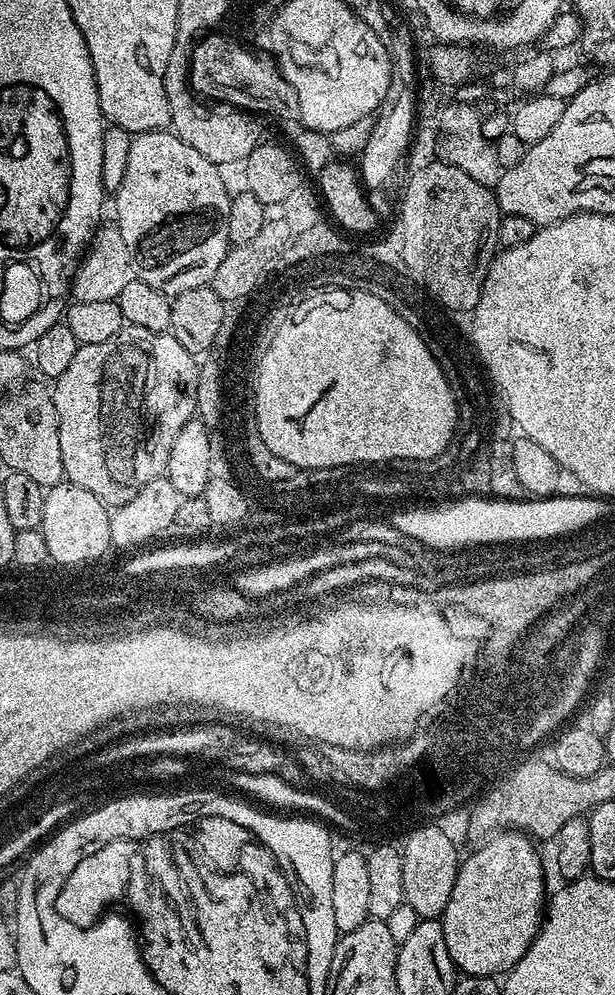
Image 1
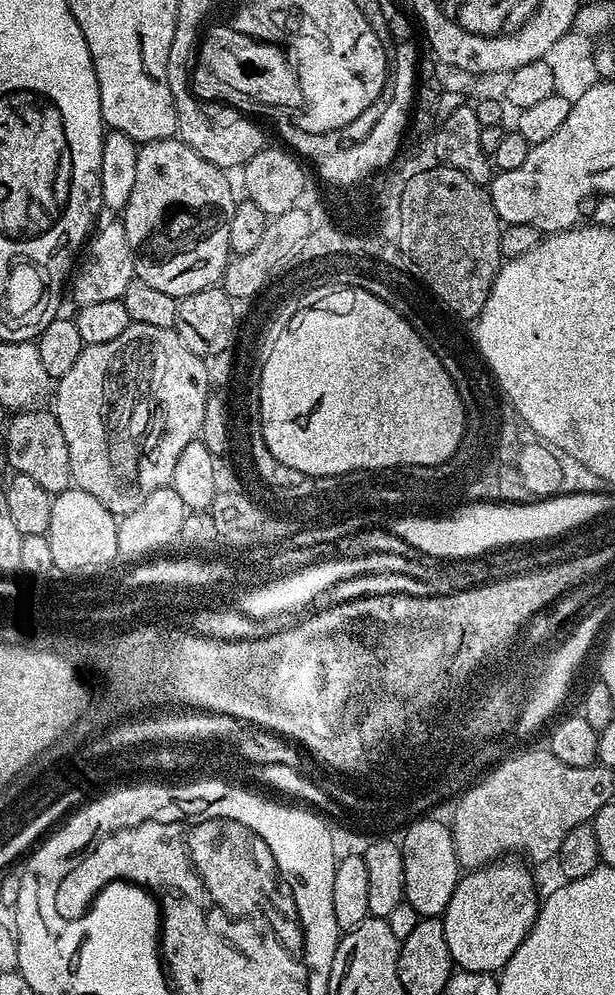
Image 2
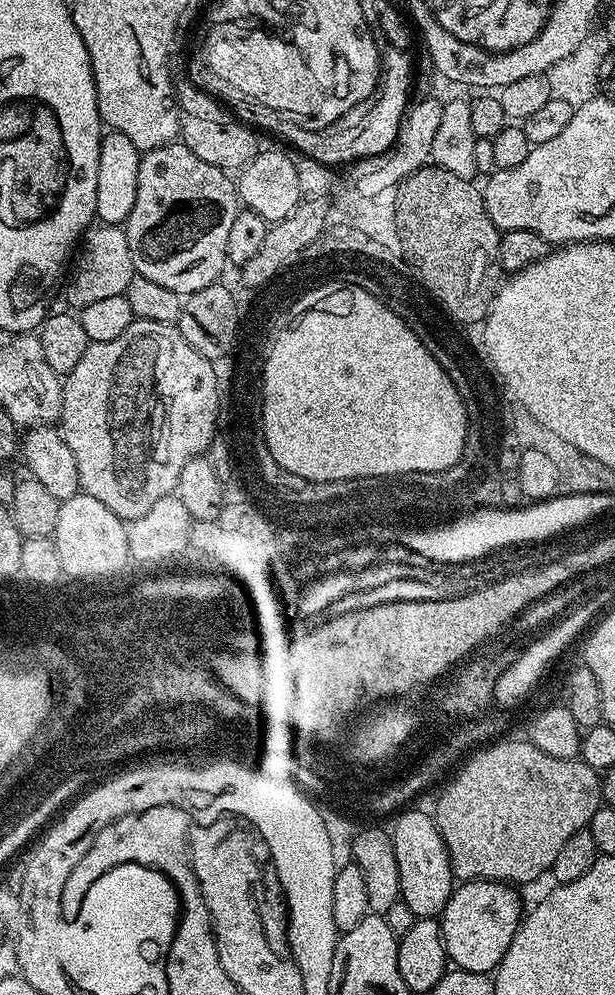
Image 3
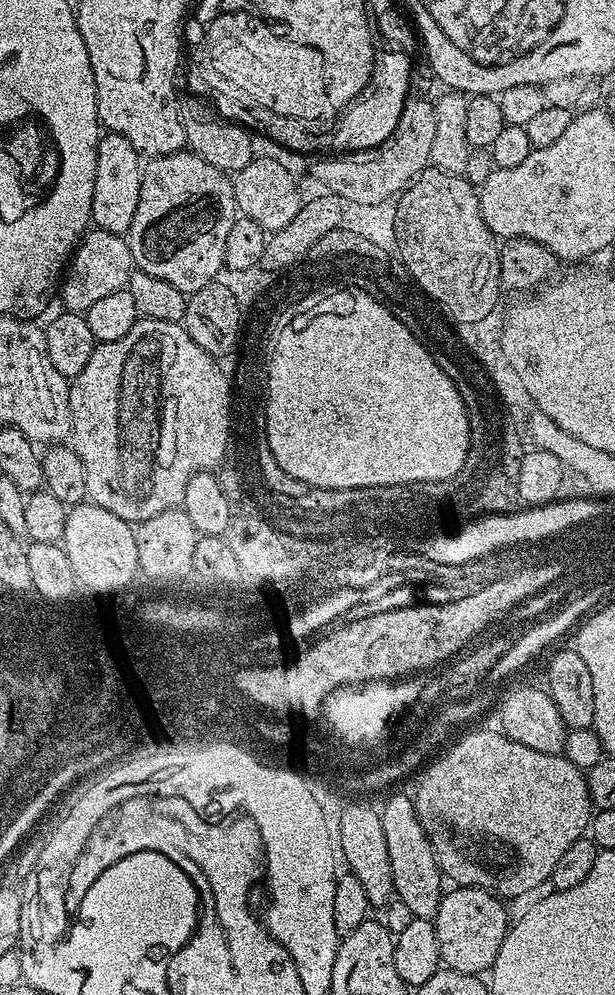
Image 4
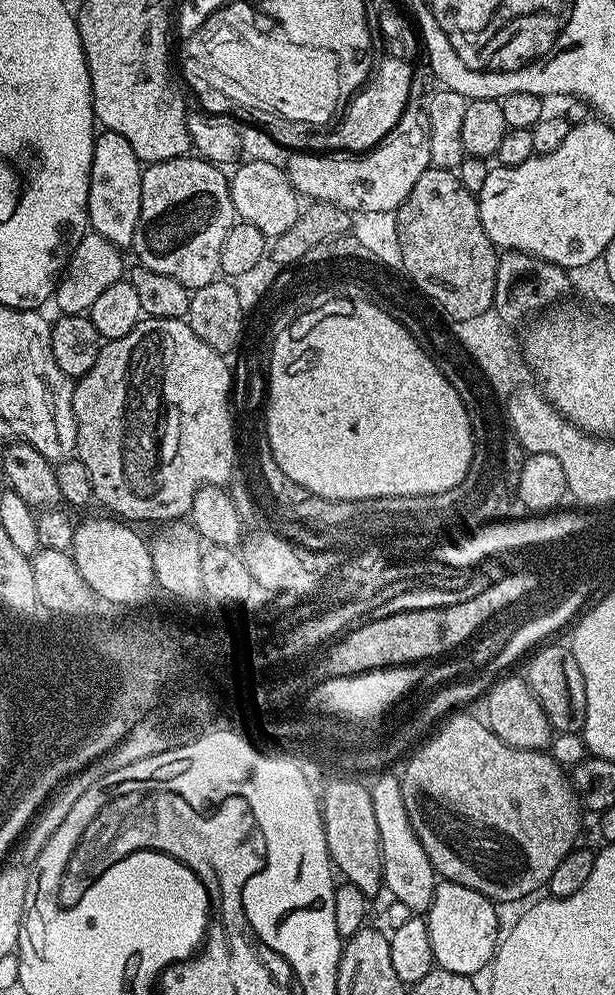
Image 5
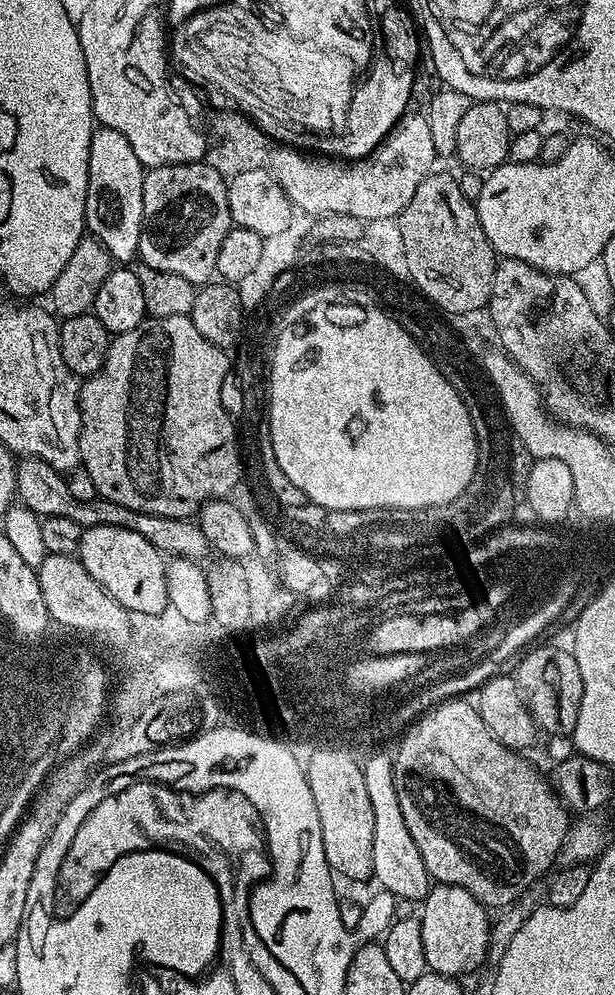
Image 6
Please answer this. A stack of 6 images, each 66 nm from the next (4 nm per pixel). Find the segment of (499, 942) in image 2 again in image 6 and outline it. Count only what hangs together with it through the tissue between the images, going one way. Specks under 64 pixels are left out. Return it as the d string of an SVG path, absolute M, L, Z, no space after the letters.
M433 883L422 901L418 919L422 926L422 946L426 950L426 962L429 972L443 976L464 978L484 959L489 959L489 909L474 898L462 886Z

